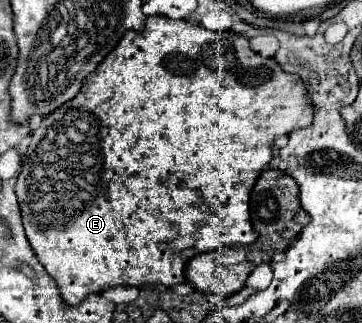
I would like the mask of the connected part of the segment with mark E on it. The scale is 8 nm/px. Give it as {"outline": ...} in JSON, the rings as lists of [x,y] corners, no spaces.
{"outline":[[[148,16],[142,32],[128,30],[116,48],[86,76],[80,94],[42,118],[38,130],[32,132],[32,142],[22,160],[22,170],[16,184],[16,196],[22,210],[24,230],[34,248],[34,254],[46,272],[58,282],[66,304],[76,306],[92,292],[104,292],[112,286],[142,286],[164,284],[174,286],[184,282],[184,266],[190,258],[226,246],[248,246],[256,240],[250,224],[250,190],[260,172],[272,160],[272,144],[278,136],[312,124],[312,102],[304,82],[286,74],[274,58],[262,58],[250,50],[246,38],[236,32],[210,32],[186,20],[172,20],[166,16]]]}

